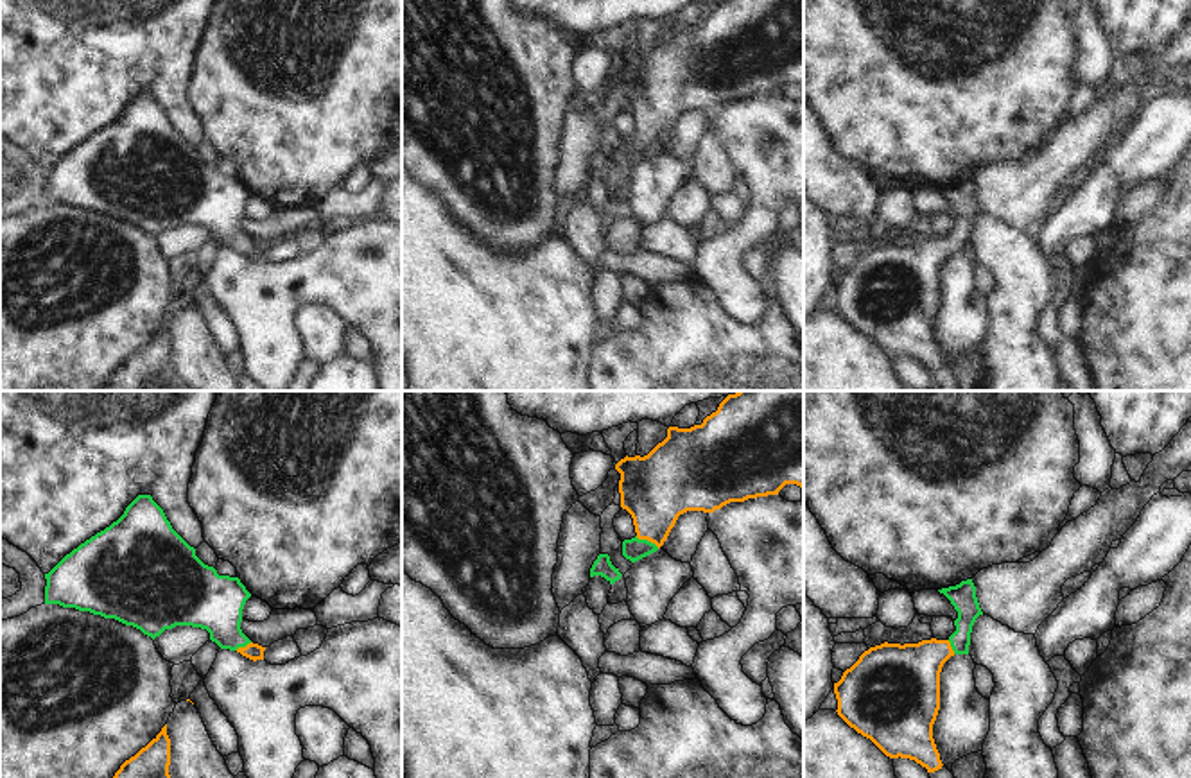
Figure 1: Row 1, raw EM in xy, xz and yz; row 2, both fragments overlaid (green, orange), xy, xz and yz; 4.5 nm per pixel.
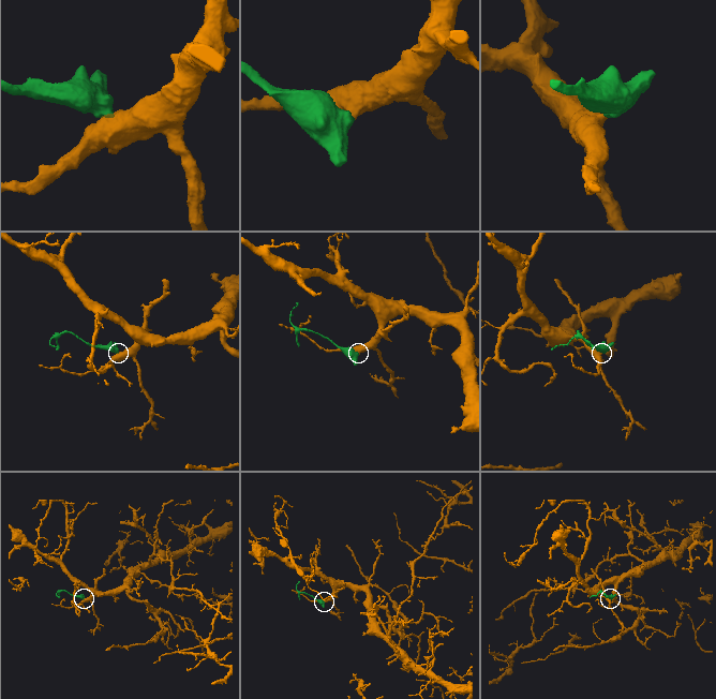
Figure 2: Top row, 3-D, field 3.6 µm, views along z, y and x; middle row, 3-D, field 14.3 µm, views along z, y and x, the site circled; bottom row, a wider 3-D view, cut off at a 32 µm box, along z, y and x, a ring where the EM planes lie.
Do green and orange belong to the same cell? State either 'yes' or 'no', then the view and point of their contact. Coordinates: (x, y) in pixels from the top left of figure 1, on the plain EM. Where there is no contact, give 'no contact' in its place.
yes | xz (646, 138)

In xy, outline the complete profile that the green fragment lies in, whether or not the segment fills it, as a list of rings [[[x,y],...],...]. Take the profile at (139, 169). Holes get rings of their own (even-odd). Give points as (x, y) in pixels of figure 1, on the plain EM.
[[[138,93],[117,120],[66,152],[45,177],[45,203],[115,217],[152,238],[176,224],[201,226],[221,247],[237,249],[253,260],[264,258],[265,246],[253,242],[240,228],[251,192],[239,176],[219,174],[204,163],[151,93]]]

